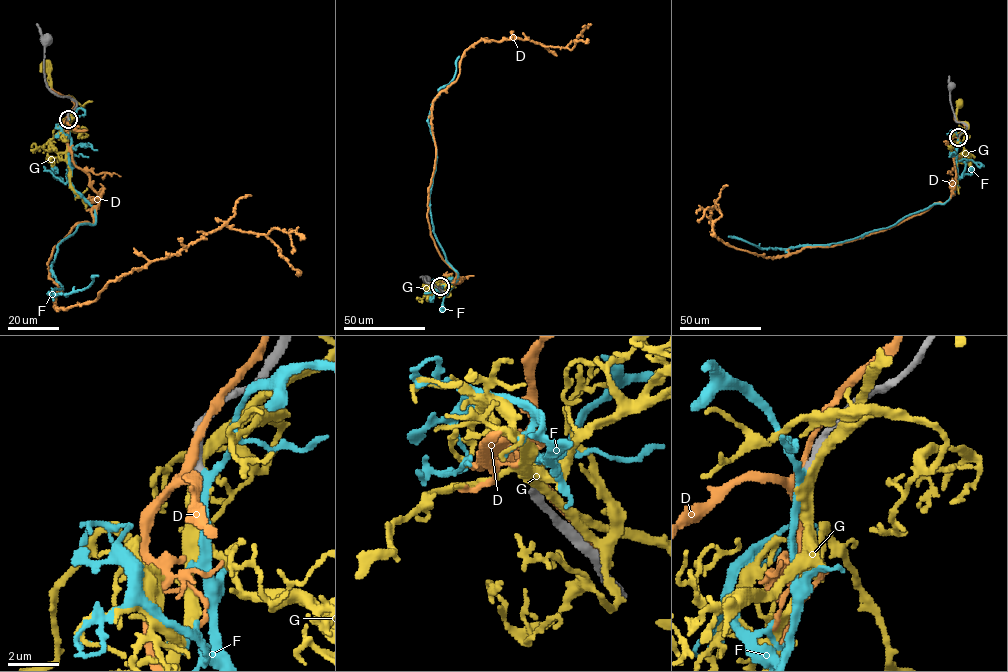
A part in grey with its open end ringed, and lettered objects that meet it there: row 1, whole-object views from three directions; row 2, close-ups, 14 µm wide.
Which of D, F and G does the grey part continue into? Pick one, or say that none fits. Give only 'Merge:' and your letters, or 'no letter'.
Merge: F

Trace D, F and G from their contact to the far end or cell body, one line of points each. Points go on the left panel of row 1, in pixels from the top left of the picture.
D: (68, 116), (99, 203), (53, 248), (56, 308), (225, 225), (264, 234), (299, 273)
F: (68, 119), (70, 184), (94, 224), (57, 245), (62, 288), (49, 292), (97, 276)
G: (68, 118), (84, 106), (70, 96), (59, 96), (54, 91), (50, 69), (46, 66)

